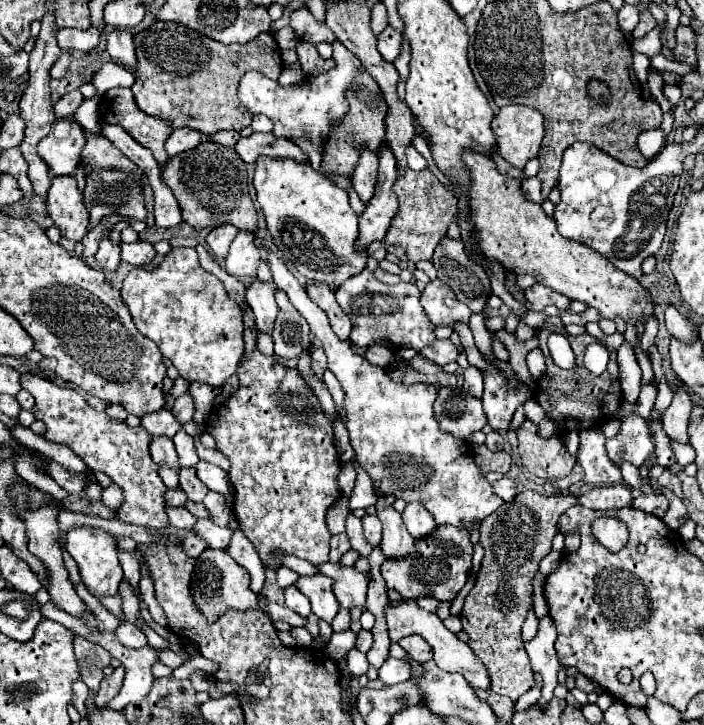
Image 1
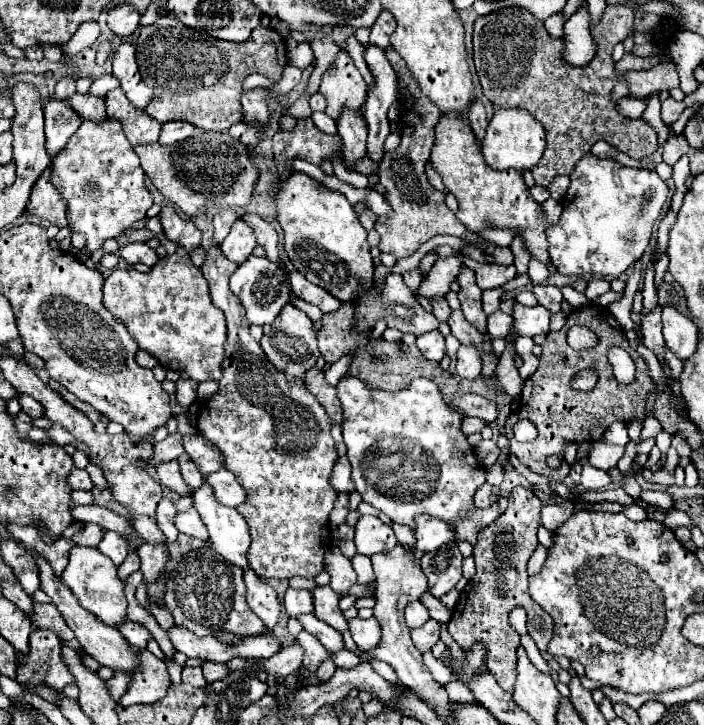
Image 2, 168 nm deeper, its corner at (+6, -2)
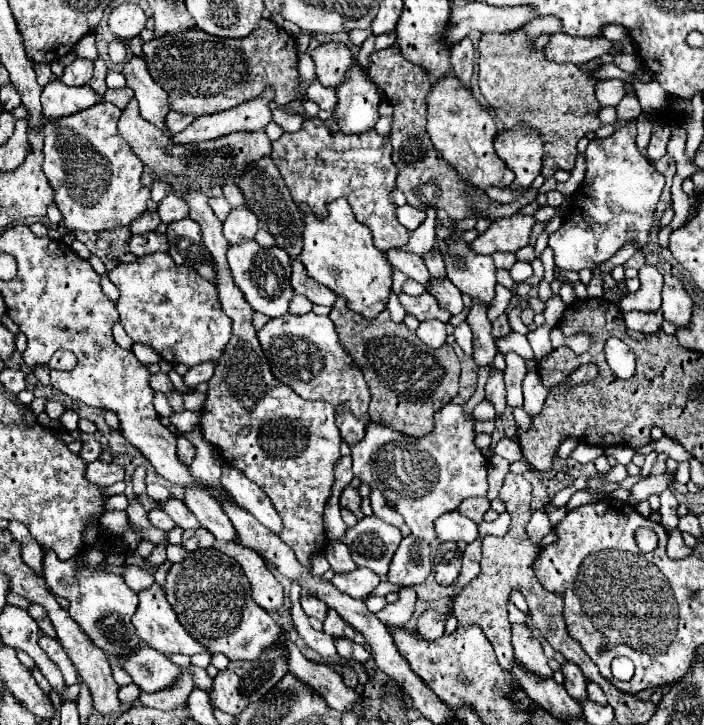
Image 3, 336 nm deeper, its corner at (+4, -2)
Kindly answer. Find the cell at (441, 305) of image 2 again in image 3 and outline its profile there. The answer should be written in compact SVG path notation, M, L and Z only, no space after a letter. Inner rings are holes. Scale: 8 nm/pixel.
M390 248L390 250L386 252L386 256L388 256L390 264L392 264L394 268L398 268L400 272L404 272L408 278L412 278L412 280L428 286L430 272L428 272L422 256L418 256L418 254L414 254L414 252L406 252L406 250L402 250L402 248Z

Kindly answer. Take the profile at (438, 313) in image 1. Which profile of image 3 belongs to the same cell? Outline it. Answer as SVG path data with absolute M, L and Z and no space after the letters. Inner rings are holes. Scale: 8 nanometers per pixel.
M512 214L508 218L494 220L490 228L472 242L470 248L478 254L518 252L520 248L528 246L534 224L536 218L524 214Z

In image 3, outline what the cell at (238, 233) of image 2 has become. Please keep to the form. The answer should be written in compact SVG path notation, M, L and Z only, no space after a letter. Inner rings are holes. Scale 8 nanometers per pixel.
M234 208L222 224L222 232L230 244L236 244L244 238L254 238L258 230L258 218L250 208Z

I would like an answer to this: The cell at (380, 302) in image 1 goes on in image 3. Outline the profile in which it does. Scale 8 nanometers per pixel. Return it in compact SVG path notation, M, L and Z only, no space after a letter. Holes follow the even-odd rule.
M424 292L422 296L416 296L416 298L400 294L400 302L406 308L406 312L412 314L412 316L416 316L420 322L422 320L430 320L430 318L438 318L442 322L448 322L452 318L452 314L444 312L444 308L440 308L436 304L436 300L428 292Z

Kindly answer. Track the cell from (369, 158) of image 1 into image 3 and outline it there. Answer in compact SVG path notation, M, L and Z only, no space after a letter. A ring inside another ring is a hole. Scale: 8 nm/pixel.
M352 64L352 70L348 70L348 76L344 76L344 84L340 84L338 90L338 104L334 108L334 118L338 118L338 124L342 132L346 134L360 134L374 128L378 120L378 88L366 72L360 68L360 64Z

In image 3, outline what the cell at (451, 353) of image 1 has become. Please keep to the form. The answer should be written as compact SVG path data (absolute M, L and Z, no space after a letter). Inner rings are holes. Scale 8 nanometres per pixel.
M424 320L420 322L416 334L426 346L440 348L446 342L446 324L440 320Z

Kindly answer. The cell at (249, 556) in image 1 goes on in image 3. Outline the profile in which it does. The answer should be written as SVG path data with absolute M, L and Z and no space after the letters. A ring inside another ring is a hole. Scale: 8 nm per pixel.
M196 426L192 432L186 432L186 438L194 444L196 448L196 456L190 464L192 476L196 476L198 480L202 480L204 484L212 486L212 488L222 488L220 484L220 474L222 474L222 462L216 456L216 452L212 452L212 444L204 440L200 426Z

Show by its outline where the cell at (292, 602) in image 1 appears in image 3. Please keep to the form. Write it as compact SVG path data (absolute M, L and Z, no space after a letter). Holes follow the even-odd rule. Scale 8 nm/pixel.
M304 596L304 598L302 598L302 608L304 608L306 616L314 616L314 618L318 618L320 622L324 622L324 618L326 618L326 614L328 614L328 606L322 604L322 600L318 600L318 598L314 598L314 596Z

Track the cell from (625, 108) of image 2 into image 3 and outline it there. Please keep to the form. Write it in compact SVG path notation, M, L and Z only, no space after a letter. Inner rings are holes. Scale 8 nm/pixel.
M630 120L624 128L608 138L594 138L584 154L586 176L574 192L570 218L550 234L550 248L556 256L556 266L566 270L596 268L610 260L626 242L636 240L646 246L654 222L654 208L664 188L664 176L640 154L636 144L636 122Z

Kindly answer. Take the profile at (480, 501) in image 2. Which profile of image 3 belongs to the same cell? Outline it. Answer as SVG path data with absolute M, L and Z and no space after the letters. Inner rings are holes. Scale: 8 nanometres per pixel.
M468 498L468 500L464 500L464 502L460 504L458 512L460 512L462 516L474 520L476 524L480 524L488 508L490 508L490 500L488 500L488 498Z

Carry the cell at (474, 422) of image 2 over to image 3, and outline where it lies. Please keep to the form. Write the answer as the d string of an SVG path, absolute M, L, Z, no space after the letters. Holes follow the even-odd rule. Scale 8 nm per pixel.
M482 400L476 410L474 410L474 420L494 420L496 410L492 408L492 404L488 404L488 400Z

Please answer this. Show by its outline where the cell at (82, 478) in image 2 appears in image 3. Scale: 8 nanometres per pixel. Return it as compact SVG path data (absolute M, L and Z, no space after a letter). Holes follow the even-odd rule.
M94 460L88 464L86 476L90 482L100 484L100 486L112 486L118 480L124 480L124 466L118 462L102 462L102 460Z

